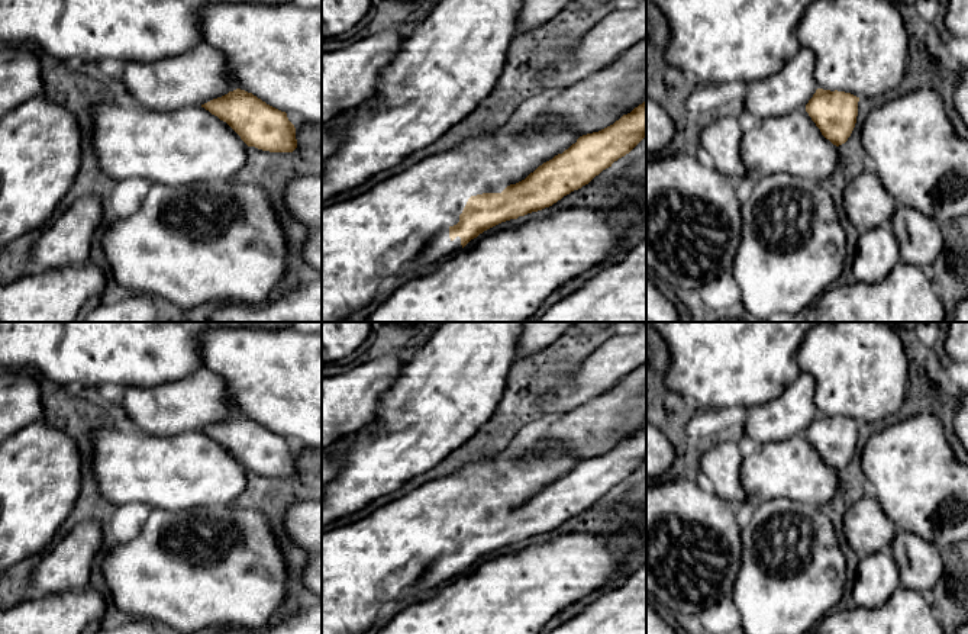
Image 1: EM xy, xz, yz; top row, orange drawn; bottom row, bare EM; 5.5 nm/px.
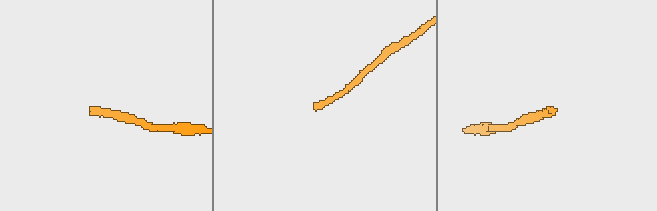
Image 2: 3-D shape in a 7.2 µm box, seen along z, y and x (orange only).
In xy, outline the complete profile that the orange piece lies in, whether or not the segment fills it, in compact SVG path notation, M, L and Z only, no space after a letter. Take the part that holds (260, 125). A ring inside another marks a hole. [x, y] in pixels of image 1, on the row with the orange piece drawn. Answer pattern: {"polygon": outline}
{"polygon": "M241 88L201 106L183 107L172 112L100 103L93 109L91 120L97 167L116 181L146 178L154 184L184 186L196 181L228 178L245 167L249 147L270 152L293 152L297 148L296 128L288 120L287 113Z"}

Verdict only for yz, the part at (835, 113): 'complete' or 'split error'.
split error

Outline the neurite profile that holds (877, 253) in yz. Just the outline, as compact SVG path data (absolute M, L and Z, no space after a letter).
M890 225L859 234L852 271L855 281L883 281L901 261L900 247Z

